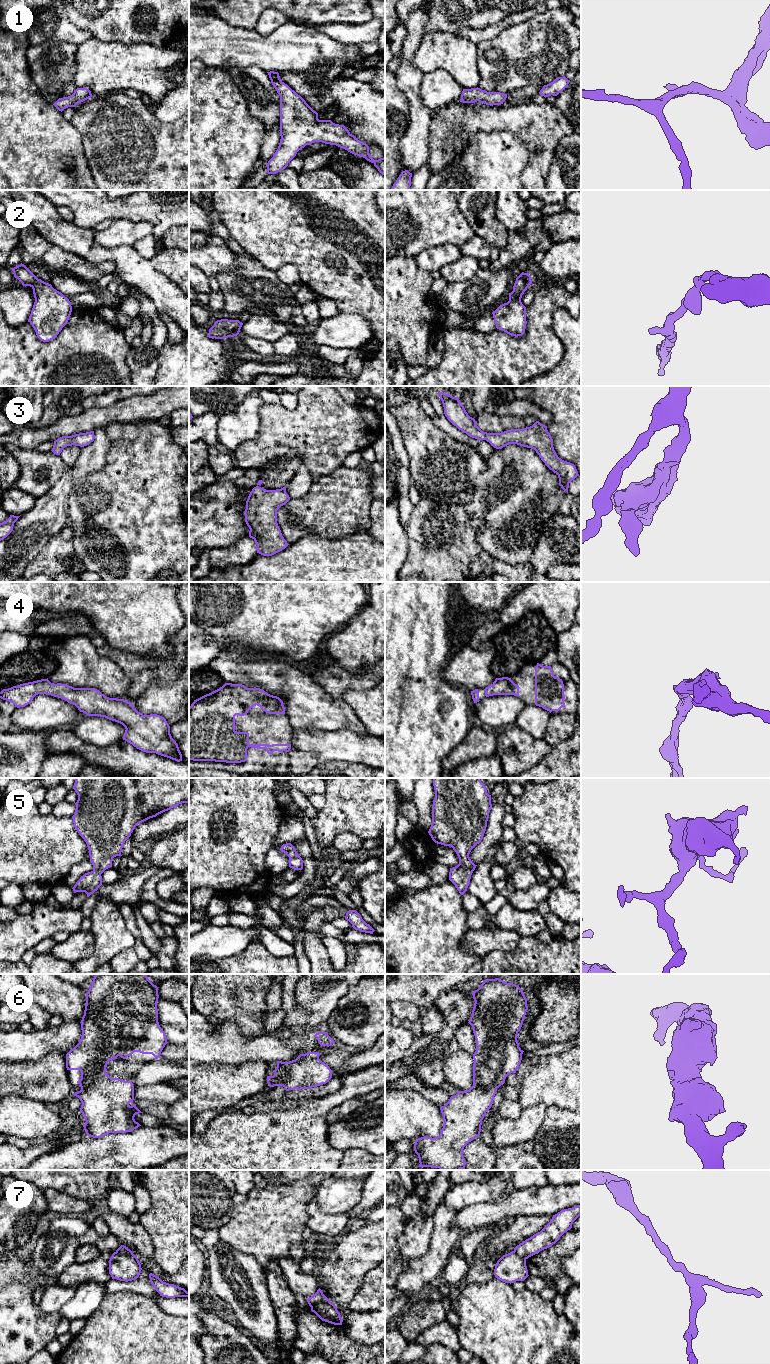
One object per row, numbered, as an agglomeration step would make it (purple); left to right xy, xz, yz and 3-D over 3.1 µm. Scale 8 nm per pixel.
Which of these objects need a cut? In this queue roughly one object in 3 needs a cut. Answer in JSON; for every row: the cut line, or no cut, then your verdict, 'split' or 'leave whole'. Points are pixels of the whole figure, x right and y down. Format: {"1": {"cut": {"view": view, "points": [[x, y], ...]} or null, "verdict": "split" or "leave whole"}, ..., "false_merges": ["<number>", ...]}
{"1": {"cut": null, "verdict": "leave whole"}, "2": {"cut": null, "verdict": "leave whole"}, "3": {"cut": null, "verdict": "leave whole"}, "4": {"cut": null, "verdict": "leave whole"}, "5": {"cut": null, "verdict": "leave whole"}, "6": {"cut": null, "verdict": "leave whole"}, "7": {"cut": {"view": "xz", "points": [[330, 1302], [318, 1302], [311, 1307]]}, "verdict": "split"}, "false_merges": ["7"]}

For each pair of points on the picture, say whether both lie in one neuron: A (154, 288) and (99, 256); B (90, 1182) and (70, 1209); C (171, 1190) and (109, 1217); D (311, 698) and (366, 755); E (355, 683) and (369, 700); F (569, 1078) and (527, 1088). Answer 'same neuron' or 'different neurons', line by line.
A: same neuron
B: different neurons
C: different neurons
D: different neurons
E: different neurons
F: same neuron

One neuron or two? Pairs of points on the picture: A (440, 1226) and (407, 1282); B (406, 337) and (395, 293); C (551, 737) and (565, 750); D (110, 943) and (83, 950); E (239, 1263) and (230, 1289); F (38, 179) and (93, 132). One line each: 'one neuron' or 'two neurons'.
A: one neuron
B: one neuron
C: two neurons
D: two neurons
E: one neuron
F: two neurons

